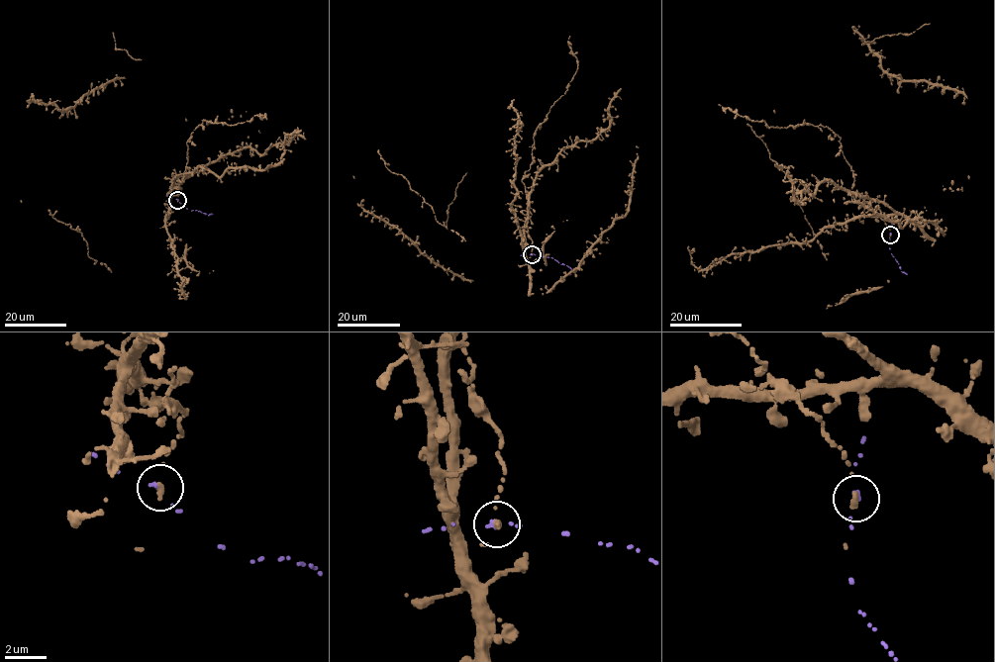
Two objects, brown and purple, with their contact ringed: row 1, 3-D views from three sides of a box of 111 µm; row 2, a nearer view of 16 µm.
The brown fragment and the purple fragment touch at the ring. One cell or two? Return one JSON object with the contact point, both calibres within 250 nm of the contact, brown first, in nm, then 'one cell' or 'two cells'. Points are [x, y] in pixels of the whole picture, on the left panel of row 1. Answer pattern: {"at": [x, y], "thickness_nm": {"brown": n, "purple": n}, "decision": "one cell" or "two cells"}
{"at": [177, 200], "thickness_nm": {"brown": 280, "purple": 200}, "decision": "two cells"}

